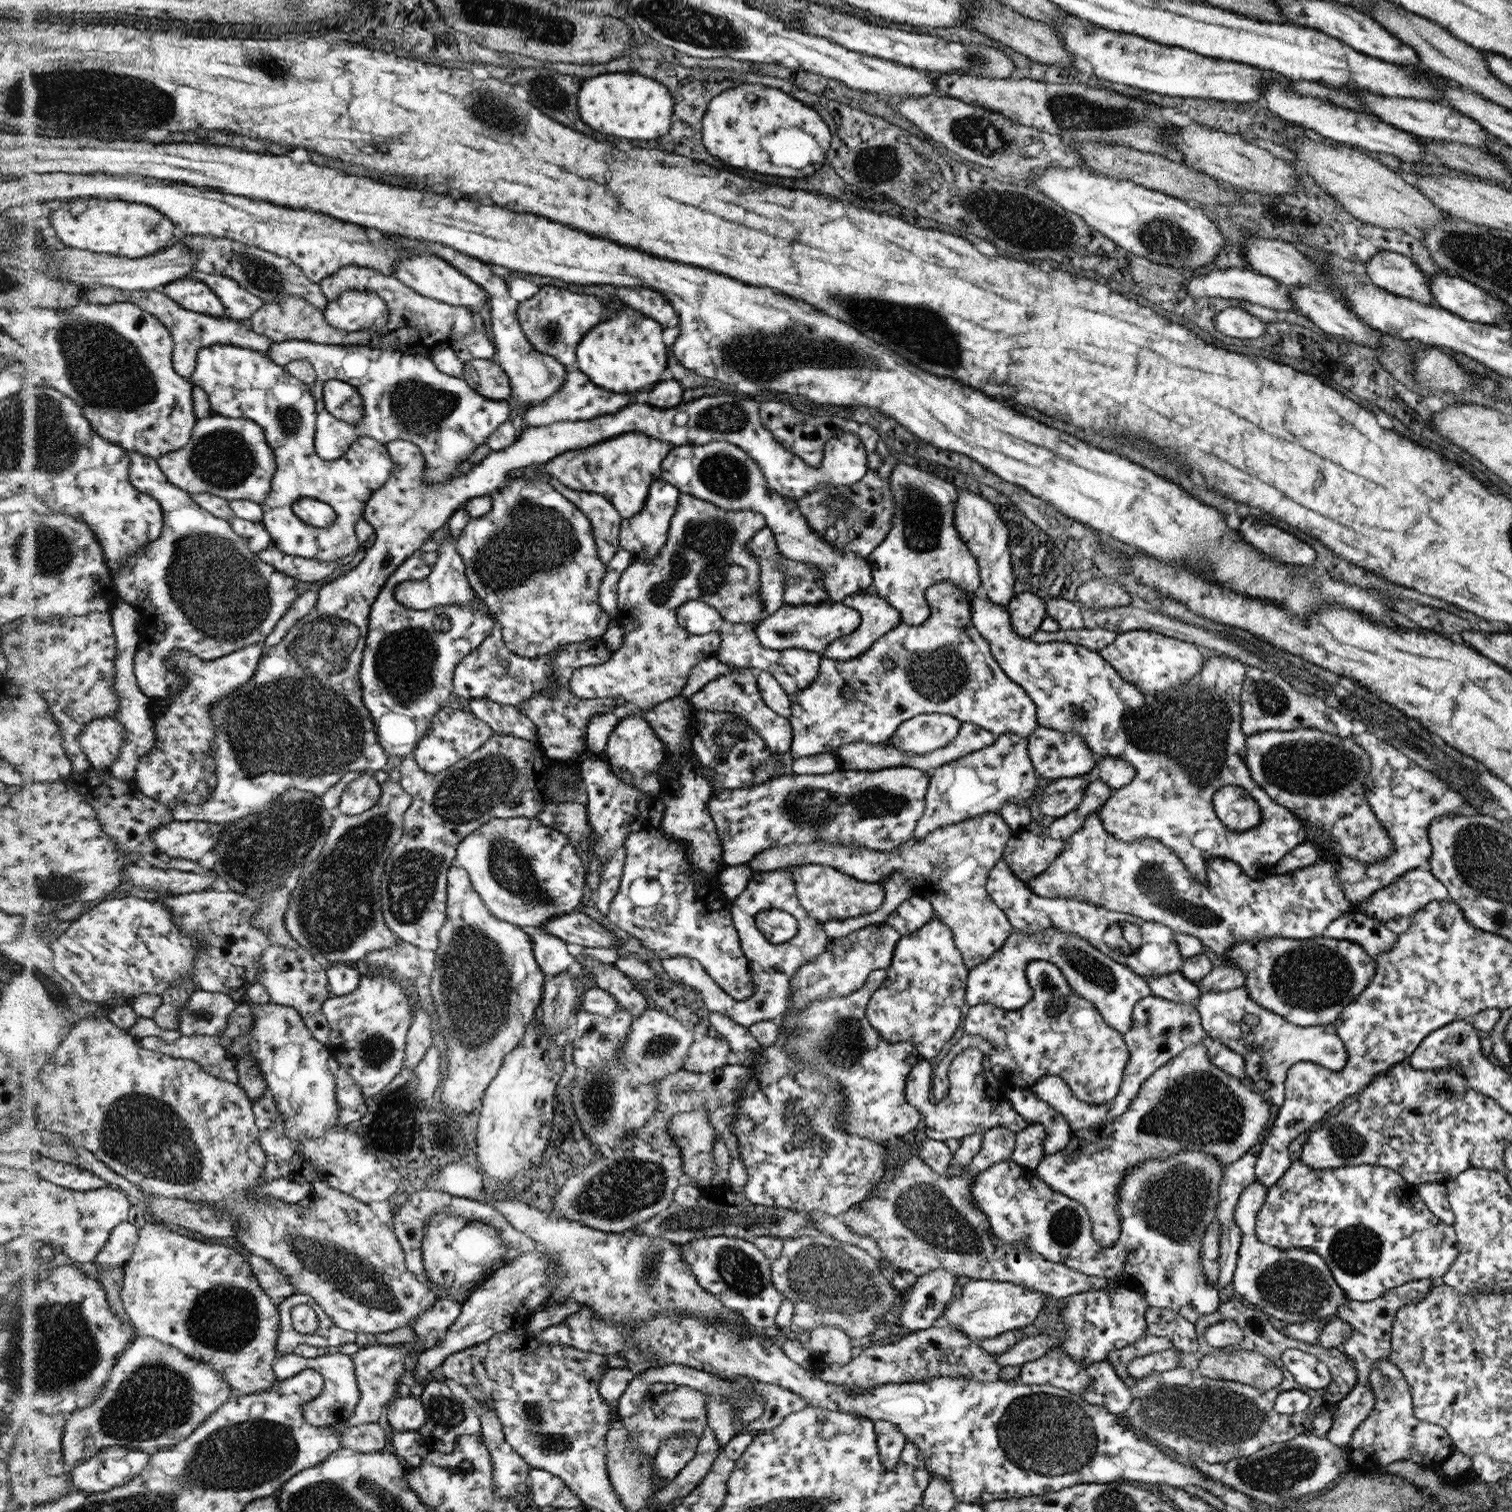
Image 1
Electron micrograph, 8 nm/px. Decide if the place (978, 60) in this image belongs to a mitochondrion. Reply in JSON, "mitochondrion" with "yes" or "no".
{"mitochondrion":"yes"}

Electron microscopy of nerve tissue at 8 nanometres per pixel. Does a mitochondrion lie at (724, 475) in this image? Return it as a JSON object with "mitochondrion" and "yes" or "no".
{"mitochondrion":"yes"}

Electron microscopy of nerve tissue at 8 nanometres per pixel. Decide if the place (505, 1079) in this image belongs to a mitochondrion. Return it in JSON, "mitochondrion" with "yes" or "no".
{"mitochondrion":"no"}

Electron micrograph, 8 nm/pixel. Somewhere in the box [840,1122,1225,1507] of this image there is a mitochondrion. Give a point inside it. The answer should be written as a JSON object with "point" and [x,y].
{"point":[1047,1434]}

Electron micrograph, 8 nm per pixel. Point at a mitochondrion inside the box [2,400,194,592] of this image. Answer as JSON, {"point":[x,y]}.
{"point":[53,549]}

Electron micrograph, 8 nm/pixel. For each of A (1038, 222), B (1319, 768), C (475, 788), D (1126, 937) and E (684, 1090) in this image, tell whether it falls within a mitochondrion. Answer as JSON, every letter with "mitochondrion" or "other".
{"A":"mitochondrion","B":"mitochondrion","C":"mitochondrion","D":"mitochondrion","E":"mitochondrion"}

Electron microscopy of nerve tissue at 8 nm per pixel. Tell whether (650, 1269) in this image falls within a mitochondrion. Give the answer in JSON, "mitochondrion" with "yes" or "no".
{"mitochondrion":"yes"}

